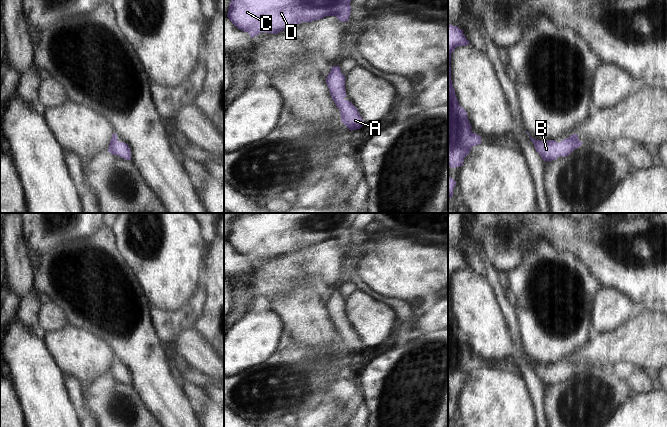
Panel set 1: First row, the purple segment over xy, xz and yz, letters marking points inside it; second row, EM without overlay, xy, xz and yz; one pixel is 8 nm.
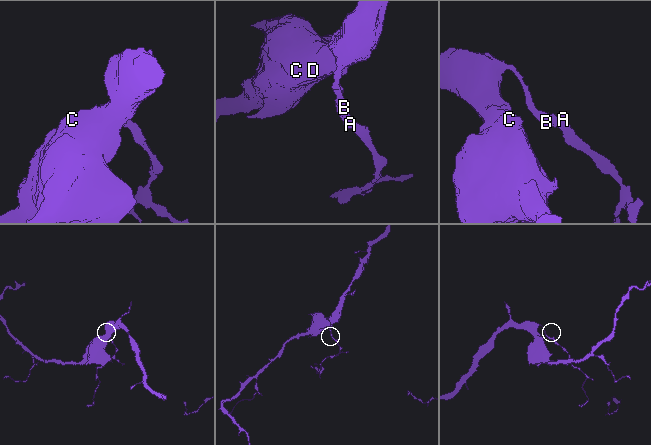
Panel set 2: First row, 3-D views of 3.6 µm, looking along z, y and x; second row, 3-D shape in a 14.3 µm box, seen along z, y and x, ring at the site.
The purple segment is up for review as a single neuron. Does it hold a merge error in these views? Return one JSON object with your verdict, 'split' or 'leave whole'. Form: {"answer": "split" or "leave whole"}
{"answer": "leave whole"}

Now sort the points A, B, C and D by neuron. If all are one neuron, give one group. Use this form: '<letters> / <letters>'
A B C D

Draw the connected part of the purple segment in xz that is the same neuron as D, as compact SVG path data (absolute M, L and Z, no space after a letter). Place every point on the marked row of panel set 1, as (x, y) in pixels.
M231 0L227 17L251 38L259 33L277 34L302 22L312 22L326 16L335 16L341 22L349 20L351 0Z

